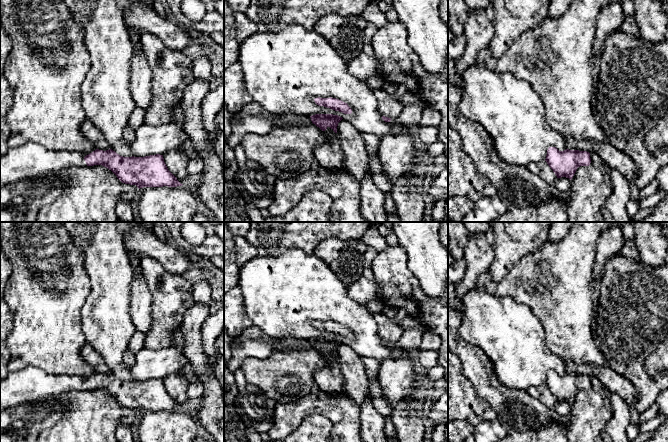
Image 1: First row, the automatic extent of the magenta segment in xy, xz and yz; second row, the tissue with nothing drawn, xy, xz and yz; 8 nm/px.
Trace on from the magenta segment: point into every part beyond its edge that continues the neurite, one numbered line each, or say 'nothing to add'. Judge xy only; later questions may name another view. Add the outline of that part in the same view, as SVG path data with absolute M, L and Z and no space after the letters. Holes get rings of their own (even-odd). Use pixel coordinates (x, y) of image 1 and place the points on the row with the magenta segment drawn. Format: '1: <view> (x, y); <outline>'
1: xy (27, 162); M27 143L23 146L9 148L3 156L0 156L0 188L14 182L34 180L57 171L86 166L84 157L78 152L52 151L36 143Z

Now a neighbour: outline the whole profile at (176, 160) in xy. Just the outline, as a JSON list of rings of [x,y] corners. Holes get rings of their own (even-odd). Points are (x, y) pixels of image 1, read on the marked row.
[[[173,149],[163,154],[164,162],[168,170],[177,178],[177,180],[186,185],[190,181],[187,172],[187,163],[190,159],[189,153],[180,149]]]

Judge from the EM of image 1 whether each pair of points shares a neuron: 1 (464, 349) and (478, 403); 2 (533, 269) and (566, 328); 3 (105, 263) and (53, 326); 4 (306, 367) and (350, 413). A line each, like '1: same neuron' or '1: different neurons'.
1: different neurons
2: same neuron
3: different neurons
4: different neurons

